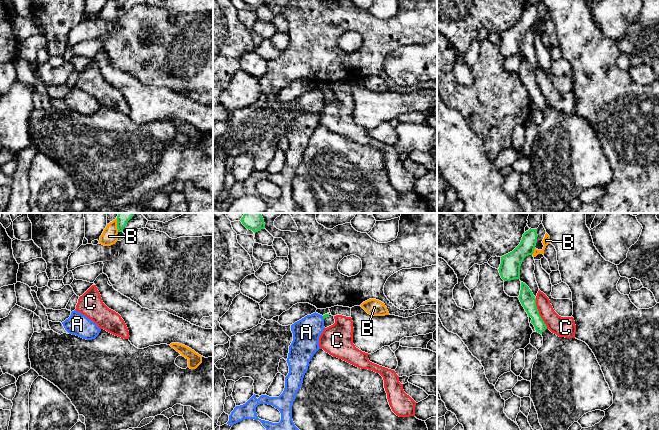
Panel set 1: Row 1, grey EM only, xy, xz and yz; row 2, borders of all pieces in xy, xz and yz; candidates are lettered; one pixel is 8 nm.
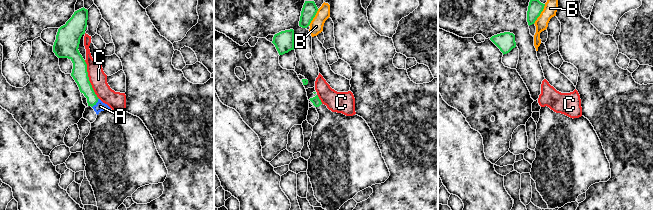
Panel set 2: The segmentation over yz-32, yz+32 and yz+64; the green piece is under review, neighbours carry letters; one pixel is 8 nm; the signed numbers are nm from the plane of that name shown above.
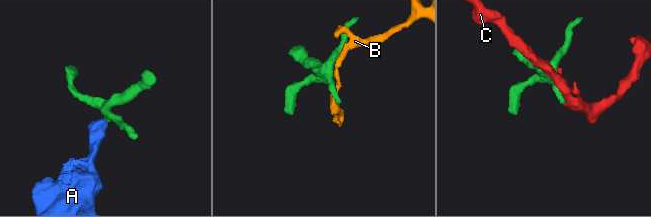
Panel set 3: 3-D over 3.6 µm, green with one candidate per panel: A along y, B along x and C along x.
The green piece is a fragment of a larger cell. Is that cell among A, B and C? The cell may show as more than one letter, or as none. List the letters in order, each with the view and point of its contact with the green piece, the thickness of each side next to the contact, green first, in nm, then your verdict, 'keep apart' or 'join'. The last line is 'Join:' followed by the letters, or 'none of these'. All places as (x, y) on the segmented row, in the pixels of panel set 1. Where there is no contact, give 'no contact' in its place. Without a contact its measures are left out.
A: meets green in xz at (323, 318); 30 nm thick on the green side, 220 nm on the other; keep apart
B: meets green in yz at (533, 251); 170 nm thick on the green side, 60 nm on the other; keep apart
C: meets green in yz at (538, 313); 120 nm thick on the green side, 160 nm on the other; keep apart
Join: none of these

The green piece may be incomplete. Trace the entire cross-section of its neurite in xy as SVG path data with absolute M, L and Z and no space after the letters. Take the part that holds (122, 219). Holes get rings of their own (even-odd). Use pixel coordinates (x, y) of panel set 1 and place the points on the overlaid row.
M118 213L117 216L117 229L122 232L128 221L134 216L135 213Z

